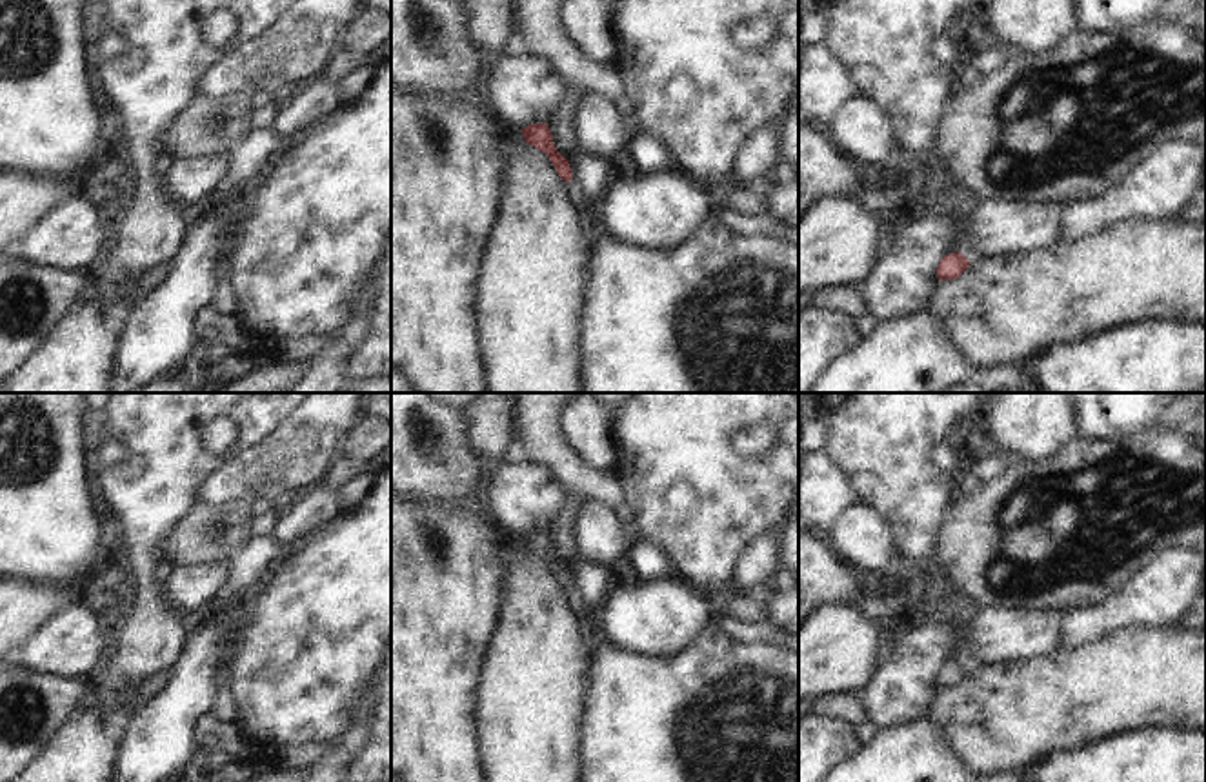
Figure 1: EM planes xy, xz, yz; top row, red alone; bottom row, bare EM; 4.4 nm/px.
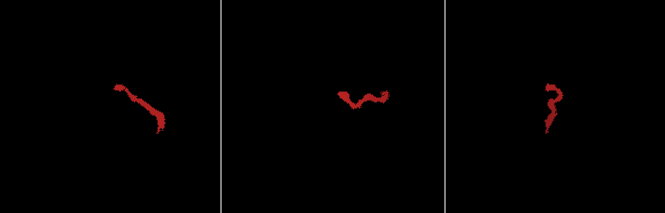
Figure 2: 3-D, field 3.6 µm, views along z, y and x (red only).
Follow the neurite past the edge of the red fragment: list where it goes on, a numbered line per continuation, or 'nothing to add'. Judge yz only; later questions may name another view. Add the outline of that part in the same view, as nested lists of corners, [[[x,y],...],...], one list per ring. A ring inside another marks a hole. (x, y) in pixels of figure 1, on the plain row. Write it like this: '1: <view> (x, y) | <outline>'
1: yz (995, 637) | [[[980,609],[960,635],[959,660],[980,671],[1053,655],[1062,649],[1064,617],[1057,611]]]

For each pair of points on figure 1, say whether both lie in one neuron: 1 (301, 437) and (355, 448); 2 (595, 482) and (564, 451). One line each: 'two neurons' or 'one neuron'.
1: two neurons
2: one neuron

